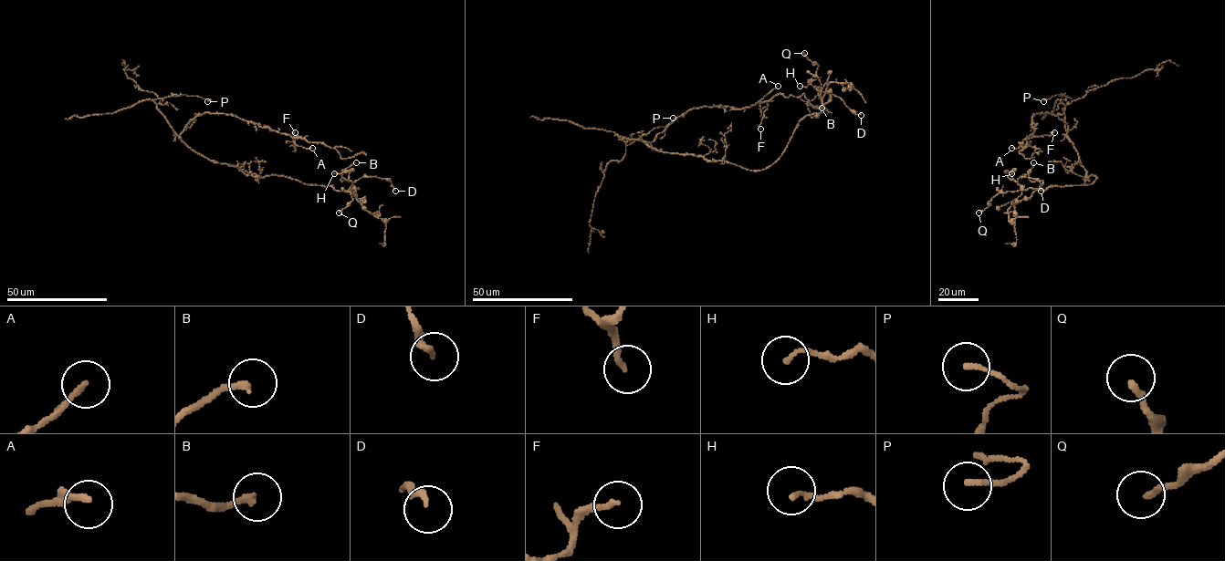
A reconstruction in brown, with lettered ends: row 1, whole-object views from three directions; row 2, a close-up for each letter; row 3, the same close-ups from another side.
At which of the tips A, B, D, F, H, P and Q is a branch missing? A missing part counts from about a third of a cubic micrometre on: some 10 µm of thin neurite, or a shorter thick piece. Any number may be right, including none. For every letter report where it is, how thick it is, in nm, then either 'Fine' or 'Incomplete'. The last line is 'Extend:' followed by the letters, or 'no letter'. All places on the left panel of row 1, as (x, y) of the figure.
A: Place: (312, 148). Thickness 200 nm. Fine
B: Place: (356, 162). Thickness 190 nm. Incomplete
D: Place: (395, 191). Thickness 190 nm. Fine
F: Place: (295, 132). Thickness 190 nm. Fine
H: Place: (334, 173). Thickness 150 nm. Fine
P: Place: (207, 101). Thickness 160 nm. Fine
Q: Place: (339, 212). Thickness 180 nm. Fine
Extend: B

